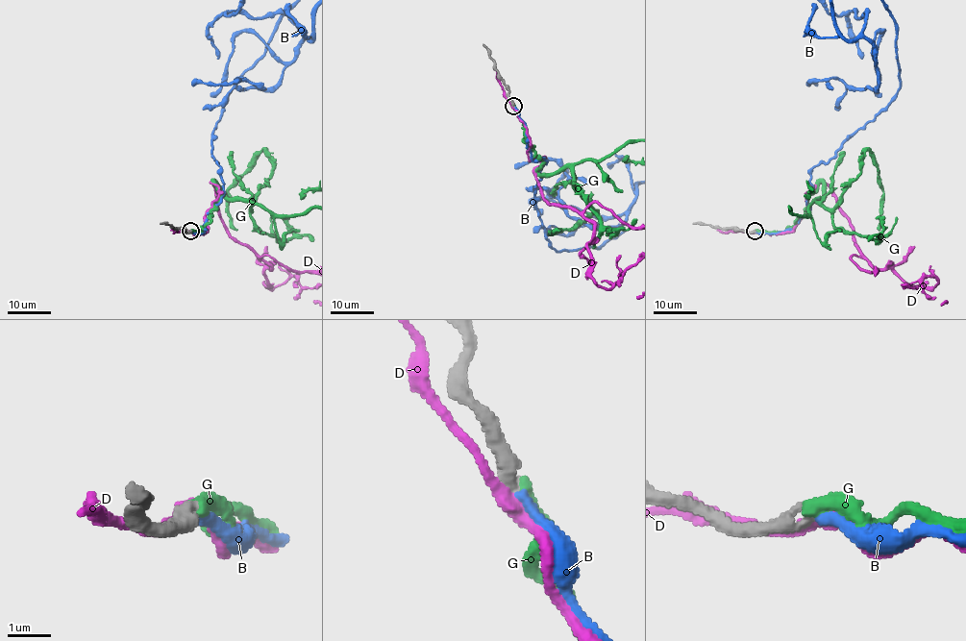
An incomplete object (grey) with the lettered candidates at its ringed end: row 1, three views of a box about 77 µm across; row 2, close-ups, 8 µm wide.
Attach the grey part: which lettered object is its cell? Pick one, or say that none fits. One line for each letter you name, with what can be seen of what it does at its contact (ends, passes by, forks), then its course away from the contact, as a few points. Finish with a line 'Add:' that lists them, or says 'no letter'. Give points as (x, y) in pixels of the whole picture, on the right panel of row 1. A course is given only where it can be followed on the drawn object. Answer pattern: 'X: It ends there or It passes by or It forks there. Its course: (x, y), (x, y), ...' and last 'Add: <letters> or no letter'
G: It ends there
Add: G

